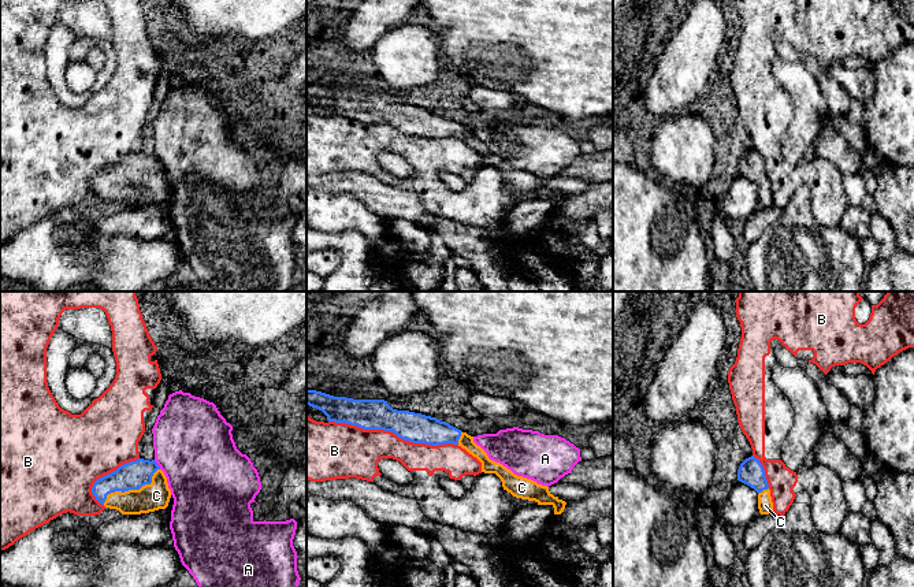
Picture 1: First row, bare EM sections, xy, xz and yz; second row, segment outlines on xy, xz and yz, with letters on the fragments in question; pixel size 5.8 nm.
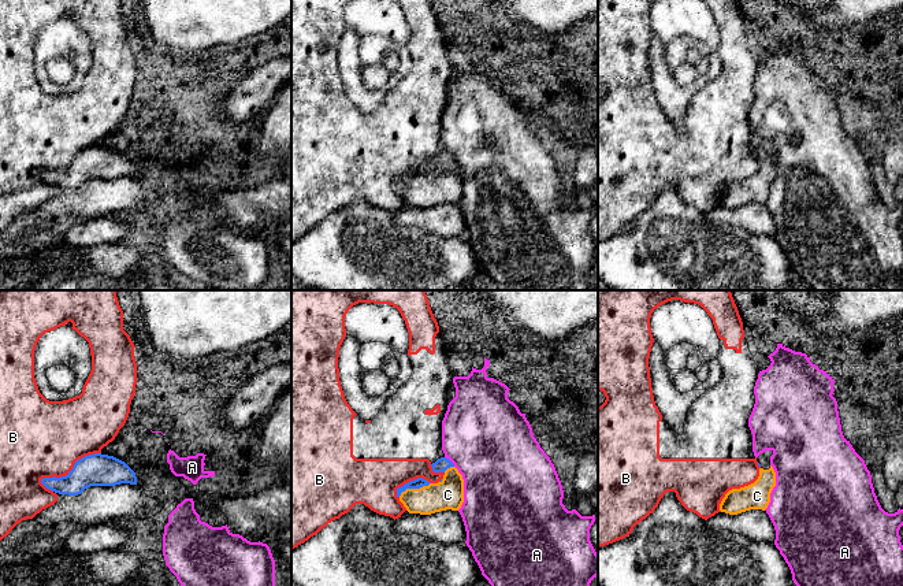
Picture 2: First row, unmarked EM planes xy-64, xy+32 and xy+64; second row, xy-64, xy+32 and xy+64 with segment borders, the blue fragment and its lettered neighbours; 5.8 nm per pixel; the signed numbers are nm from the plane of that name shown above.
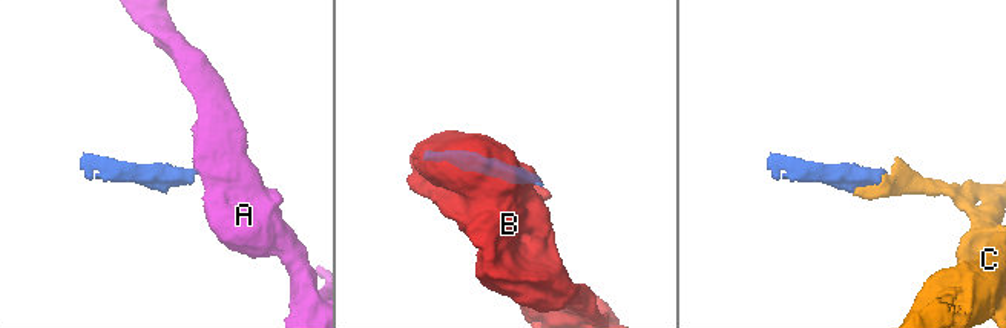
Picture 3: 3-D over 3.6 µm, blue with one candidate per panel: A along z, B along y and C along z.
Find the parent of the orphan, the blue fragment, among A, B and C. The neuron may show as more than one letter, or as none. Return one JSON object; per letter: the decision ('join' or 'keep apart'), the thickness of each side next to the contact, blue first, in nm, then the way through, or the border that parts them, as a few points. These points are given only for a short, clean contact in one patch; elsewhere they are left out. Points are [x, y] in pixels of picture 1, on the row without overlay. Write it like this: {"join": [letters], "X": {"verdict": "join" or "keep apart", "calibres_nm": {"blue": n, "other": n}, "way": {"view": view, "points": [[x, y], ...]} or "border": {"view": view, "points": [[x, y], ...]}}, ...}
{"join": ["C"], "A": {"verdict": "keep apart", "calibres_nm": {"blue": 170, "other": 460}, "border": {"view": "xy", "points": [[153, 153], [160, 162]]}}, "B": {"verdict": "keep apart", "calibres_nm": {"blue": 180, "other": 280}}, "C": {"verdict": "join", "calibres_nm": {"blue": 170, "other": 160}, "way": {"view": "xy", "points": [[133, 168], [132, 182], [145, 182], [156, 189]]}}}

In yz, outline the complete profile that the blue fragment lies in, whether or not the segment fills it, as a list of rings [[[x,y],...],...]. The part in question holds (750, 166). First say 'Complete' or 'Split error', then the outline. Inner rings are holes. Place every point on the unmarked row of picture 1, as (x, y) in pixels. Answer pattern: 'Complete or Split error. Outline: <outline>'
Split error. Outline: [[[751,149],[740,157],[737,163],[737,174],[758,186],[758,203],[761,208],[773,207],[773,196],[765,163],[758,152]]]

